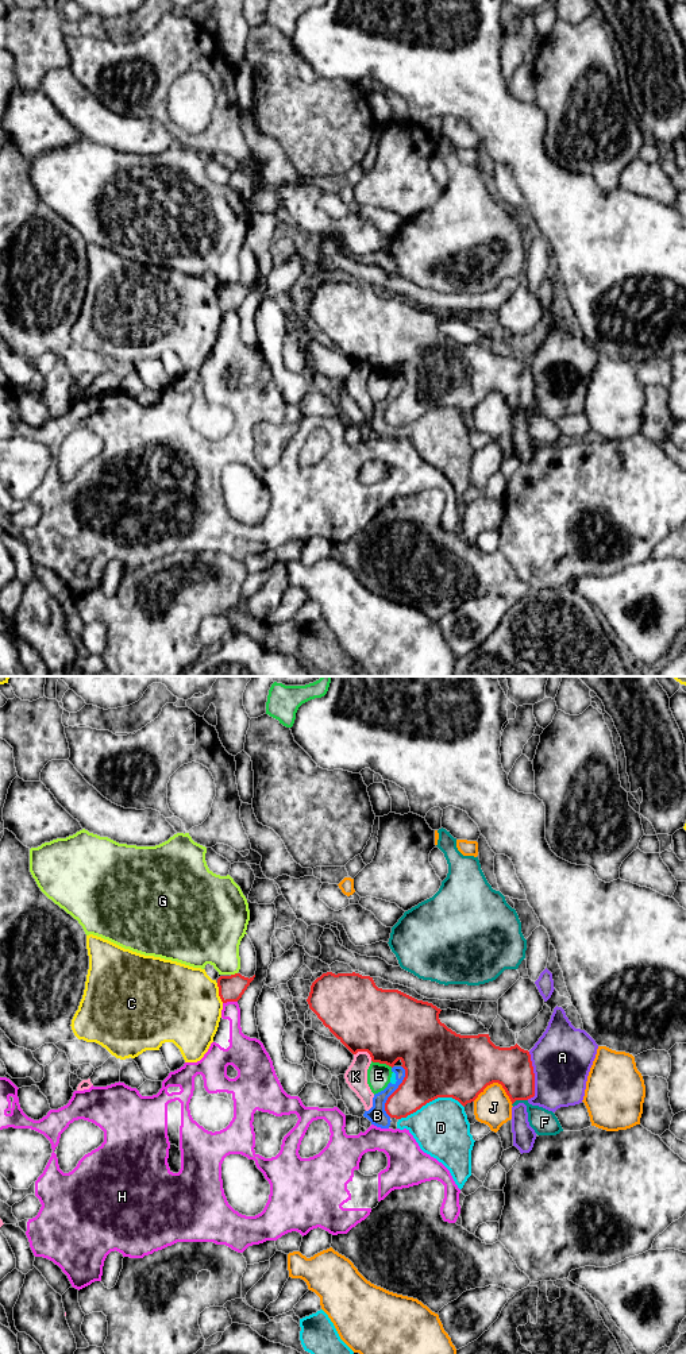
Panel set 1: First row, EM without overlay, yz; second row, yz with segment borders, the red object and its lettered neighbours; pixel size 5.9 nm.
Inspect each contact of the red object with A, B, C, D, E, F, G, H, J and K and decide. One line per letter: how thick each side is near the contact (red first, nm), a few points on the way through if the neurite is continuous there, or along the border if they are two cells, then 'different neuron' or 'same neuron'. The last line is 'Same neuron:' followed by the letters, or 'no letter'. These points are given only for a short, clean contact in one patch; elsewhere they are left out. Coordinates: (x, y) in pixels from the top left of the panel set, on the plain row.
A: 240 nm thick on the red side, 360 nm on the other; different neuron
B: 320 nm thick on the red side, 110 nm on the other; different neuron
C: 150 nm thick on the red side, 460 nm on the other; border along yz (216, 292), (219, 307), (223, 311); different neuron
D: 400 nm thick on the red side, 340 nm on the other; different neuron
E: 420 nm thick on the red side, 140 nm on the other; different neuron
F: 240 nm thick on the red side, 150 nm on the other; different neuron
G: 150 nm thick on the red side, 300 nm on the other; border along yz (236, 281), (231, 284); different neuron
H: 150 nm thick on the red side, 110 nm on the other; border along yz (236, 309), (223, 312); different neuron
J: 380 nm thick on the red side, 220 nm on the other; different neuron
K: 420 nm thick on the red side, 130 nm on the other; border along yz (354, 362), (366, 361), (372, 369); different neuron
Same neuron: no letter

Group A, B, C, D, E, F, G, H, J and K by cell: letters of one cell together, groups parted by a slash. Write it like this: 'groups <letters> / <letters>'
groups A / B D / C / E / F / G / H / J / K

